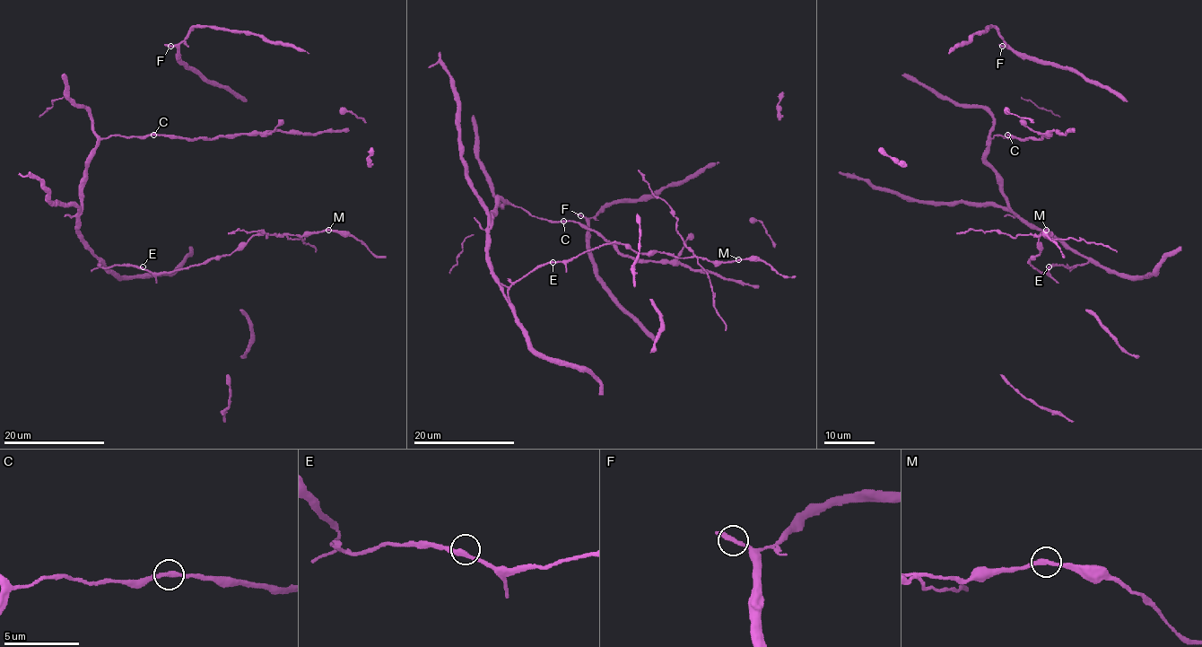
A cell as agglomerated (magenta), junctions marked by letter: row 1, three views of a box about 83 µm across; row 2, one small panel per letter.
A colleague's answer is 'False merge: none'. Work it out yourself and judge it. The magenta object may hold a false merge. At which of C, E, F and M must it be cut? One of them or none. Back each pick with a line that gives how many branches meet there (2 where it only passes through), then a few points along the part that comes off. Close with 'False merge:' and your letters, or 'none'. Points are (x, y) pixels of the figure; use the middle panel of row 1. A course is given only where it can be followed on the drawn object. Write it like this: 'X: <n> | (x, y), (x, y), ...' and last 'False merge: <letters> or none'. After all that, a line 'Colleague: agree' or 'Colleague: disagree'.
False merge: none
Colleague: agree

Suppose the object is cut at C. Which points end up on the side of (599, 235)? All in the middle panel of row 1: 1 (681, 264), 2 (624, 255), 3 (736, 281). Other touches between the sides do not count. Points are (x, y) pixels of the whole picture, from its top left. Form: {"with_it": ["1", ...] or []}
{"with_it": ["1", "2", "3"]}

